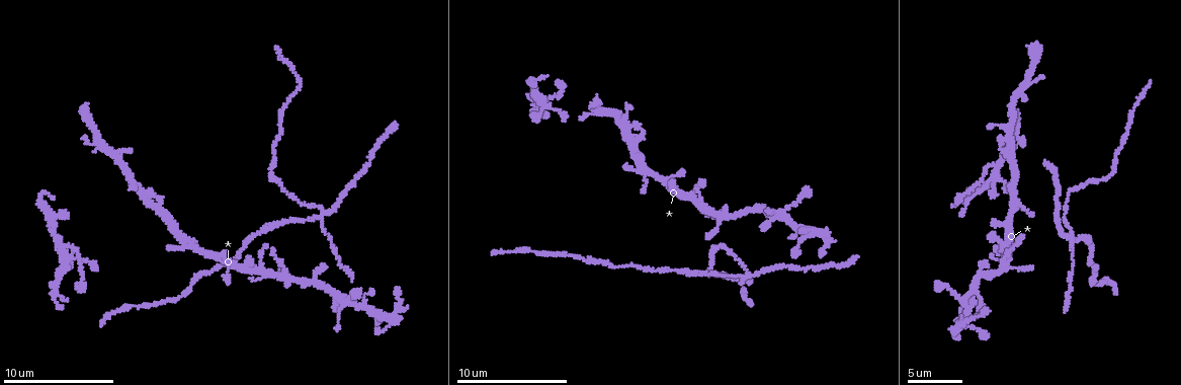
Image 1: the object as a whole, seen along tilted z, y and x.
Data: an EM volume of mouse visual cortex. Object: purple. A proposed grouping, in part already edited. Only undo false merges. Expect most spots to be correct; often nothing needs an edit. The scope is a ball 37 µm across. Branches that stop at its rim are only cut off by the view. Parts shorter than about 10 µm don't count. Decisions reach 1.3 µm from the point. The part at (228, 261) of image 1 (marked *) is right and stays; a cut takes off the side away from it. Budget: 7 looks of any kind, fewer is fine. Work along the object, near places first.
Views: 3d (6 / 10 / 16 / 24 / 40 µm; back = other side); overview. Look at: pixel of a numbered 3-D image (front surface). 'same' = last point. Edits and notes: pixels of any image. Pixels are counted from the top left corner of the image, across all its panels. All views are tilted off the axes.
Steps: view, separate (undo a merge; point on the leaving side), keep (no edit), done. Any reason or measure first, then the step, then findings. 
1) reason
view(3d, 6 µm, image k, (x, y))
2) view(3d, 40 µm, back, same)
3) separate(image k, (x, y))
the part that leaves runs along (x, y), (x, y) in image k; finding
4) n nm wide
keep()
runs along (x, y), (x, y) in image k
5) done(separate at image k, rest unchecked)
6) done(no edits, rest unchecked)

thick turns thin
view(3d, 10 µm, image 1, (613, 268))

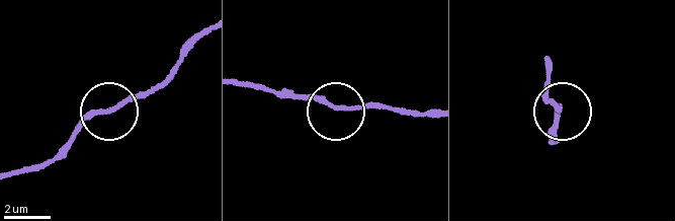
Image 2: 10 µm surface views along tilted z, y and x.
200 nm wide
keep()
one cell here

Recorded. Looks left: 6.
calibre changes
view(3d, 16 µm, image 1, (680, 271))

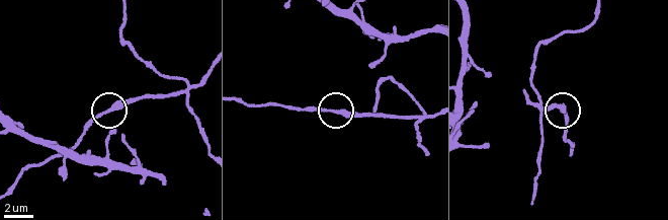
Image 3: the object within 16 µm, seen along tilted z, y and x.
view(3d, 16 µm, back, image 3, (332, 110))

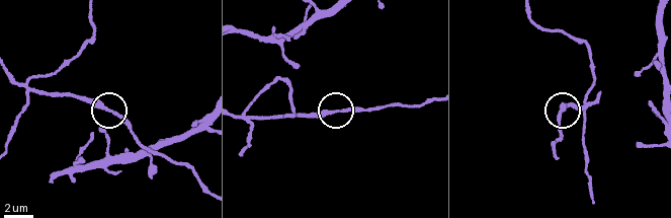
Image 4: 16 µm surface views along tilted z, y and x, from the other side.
keep()
continuous, no second cell

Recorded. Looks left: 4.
four-way junction
view(3d, 16 µm, image 1, (1010, 269))

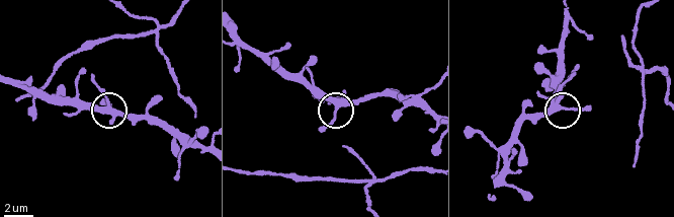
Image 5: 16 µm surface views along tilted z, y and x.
view(3d, 16 µm, back, image 5, (338, 108))

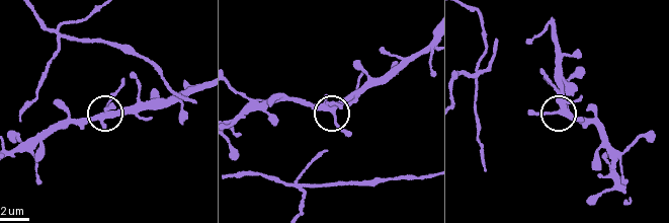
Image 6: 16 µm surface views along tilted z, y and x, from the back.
340 nm wide
keep()
runs along (392, 76), (367, 83), (329, 112), (293, 98) in image 6; one cell here

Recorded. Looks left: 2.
looks like a crossing
view(3d, 10 µm, image 1, (1071, 236))

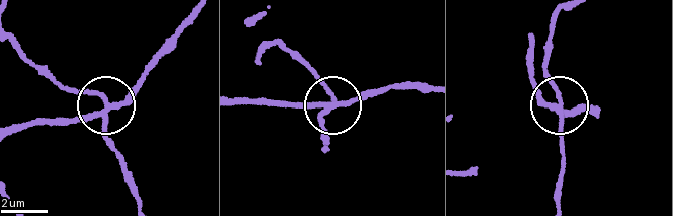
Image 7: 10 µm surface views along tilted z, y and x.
side arm 13 µm
separate(image 7, (84, 92))
the part that leaves runs along (105, 111), (98, 96), (56, 84), (12, 37) in image 7; two cells meet here

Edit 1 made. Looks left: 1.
done(separate at image 7, rest unchecked)

